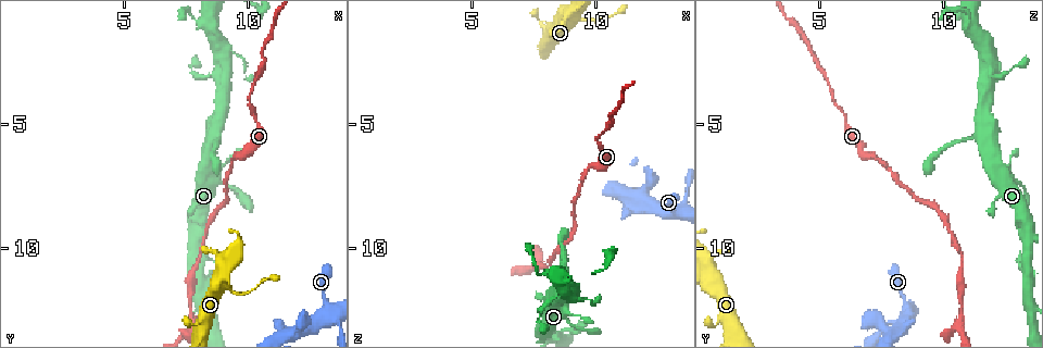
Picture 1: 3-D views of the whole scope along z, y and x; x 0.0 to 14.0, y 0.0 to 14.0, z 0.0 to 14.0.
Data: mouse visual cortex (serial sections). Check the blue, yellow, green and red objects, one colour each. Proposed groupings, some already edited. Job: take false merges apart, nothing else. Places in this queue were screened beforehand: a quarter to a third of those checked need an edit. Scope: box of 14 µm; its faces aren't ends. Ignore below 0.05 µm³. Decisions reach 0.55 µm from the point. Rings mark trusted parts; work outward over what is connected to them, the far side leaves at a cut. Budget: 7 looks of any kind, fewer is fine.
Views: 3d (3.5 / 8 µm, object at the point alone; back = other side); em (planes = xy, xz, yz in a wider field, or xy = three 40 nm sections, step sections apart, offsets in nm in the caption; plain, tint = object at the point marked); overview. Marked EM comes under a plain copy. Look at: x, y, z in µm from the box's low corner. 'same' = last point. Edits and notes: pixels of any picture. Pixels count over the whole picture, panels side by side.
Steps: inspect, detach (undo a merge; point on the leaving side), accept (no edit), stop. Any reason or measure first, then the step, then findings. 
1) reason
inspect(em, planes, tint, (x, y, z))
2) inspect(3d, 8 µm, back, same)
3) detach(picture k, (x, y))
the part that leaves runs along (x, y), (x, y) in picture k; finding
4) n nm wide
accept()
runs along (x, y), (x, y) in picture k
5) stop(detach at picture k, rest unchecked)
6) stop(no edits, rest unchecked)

four arms meet
inspect(3d, 3.5 µm, (12.0, 13.3, 7.9))

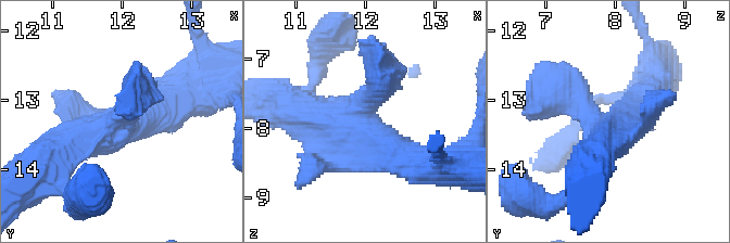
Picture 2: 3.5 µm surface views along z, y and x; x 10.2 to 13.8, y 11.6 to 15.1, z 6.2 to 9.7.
4 arms; arms of 250, 450, 500, 600 nm
inspect(em, xy, step 2, tint, (11.95, 13.35, 7.80))

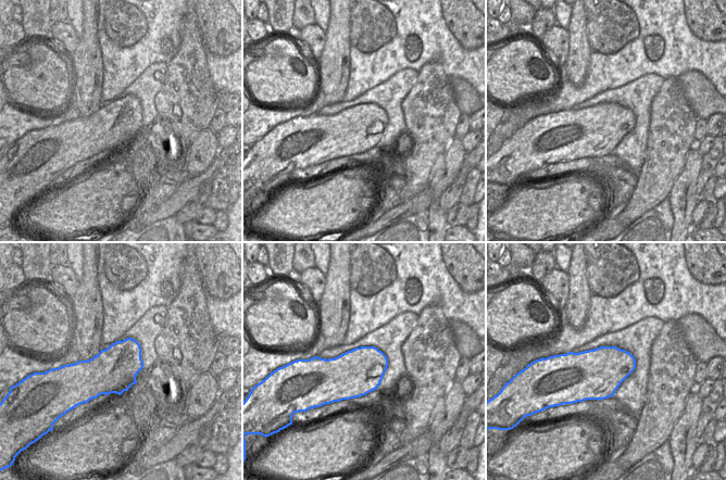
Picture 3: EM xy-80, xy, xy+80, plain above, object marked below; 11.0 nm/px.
accept()
runs along (400, 154), (356, 132), (376, 60) in picture 2; all the same cell

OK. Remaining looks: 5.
three-way junction
inspect(em, xy, step 3, tint, (7.7, 12.8, 10.8))

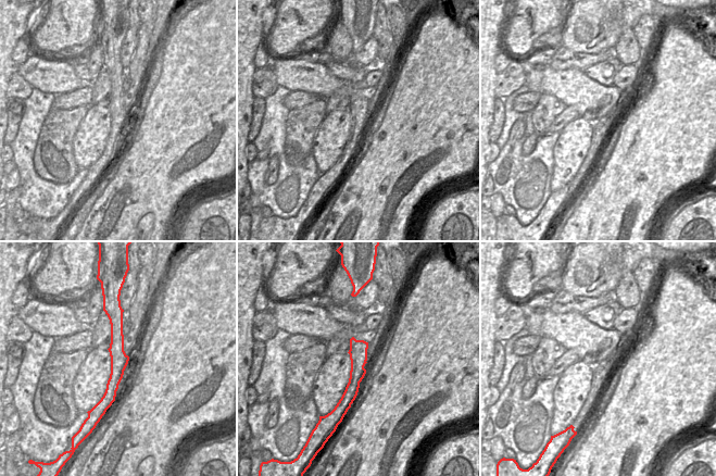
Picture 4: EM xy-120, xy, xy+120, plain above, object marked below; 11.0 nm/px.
inspect(3d, 3.5 µm, same)

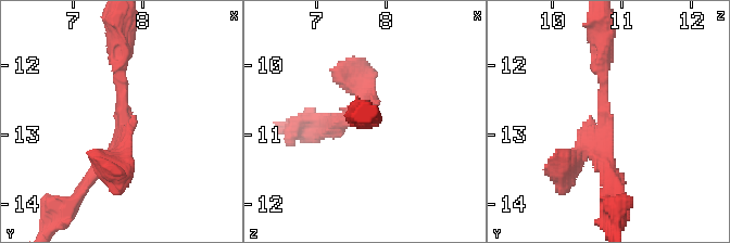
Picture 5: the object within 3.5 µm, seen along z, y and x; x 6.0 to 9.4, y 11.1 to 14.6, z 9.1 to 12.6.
accept()
all the same cell

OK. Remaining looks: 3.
thick turns thin
inspect(3d, 3.5 µm, (8.9, 5.6, 11.2))

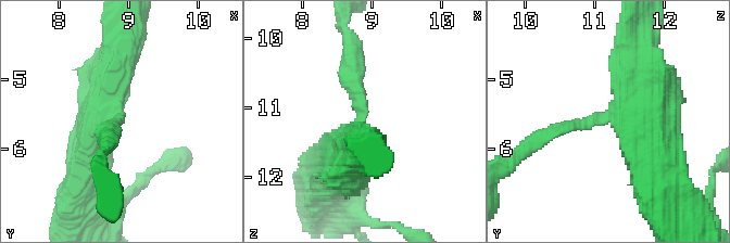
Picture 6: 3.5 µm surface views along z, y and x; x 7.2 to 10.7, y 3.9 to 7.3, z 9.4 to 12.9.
arms of 200, 500 nm
inspect(em, xy, step 5, tint, (8.85, 5.55, 11.15))

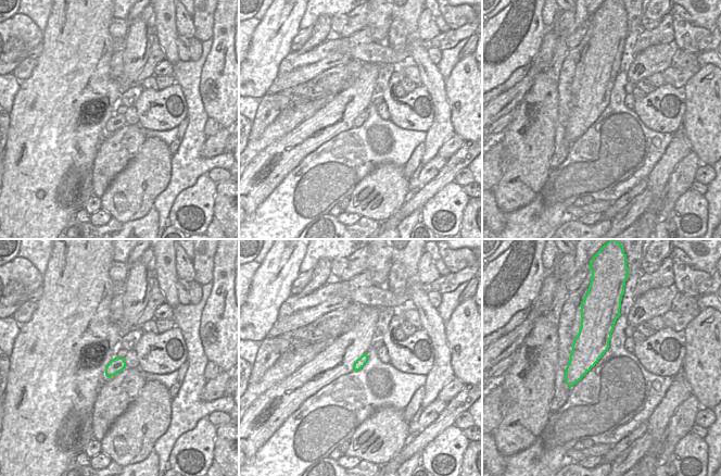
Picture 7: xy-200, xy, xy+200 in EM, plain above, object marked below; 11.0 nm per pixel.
110 nm wide
accept()
runs along (335, 169), (362, 119), (351, 53) in picture 6; all the same cell

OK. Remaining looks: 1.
stop(no edits, rest unchecked)

